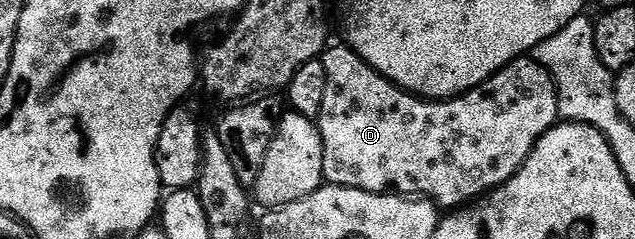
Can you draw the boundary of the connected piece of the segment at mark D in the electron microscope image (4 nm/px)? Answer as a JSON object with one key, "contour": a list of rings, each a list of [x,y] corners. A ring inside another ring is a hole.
{"contour":[[[346,43],[332,44],[323,50],[322,63],[325,67],[325,100],[321,106],[321,115],[317,118],[321,143],[323,144],[323,179],[328,185],[340,185],[350,189],[360,189],[370,193],[390,193],[412,199],[430,199],[443,211],[455,211],[468,203],[488,194],[491,190],[503,185],[513,174],[517,172],[529,159],[533,147],[560,120],[559,100],[557,99],[557,87],[545,67],[537,63],[530,56],[524,55],[519,60],[509,63],[501,71],[497,71],[485,83],[477,88],[470,89],[461,97],[449,97],[445,101],[433,101],[416,97],[413,93],[405,92],[400,85],[394,85],[385,75],[381,75],[361,55],[357,55]]]}

